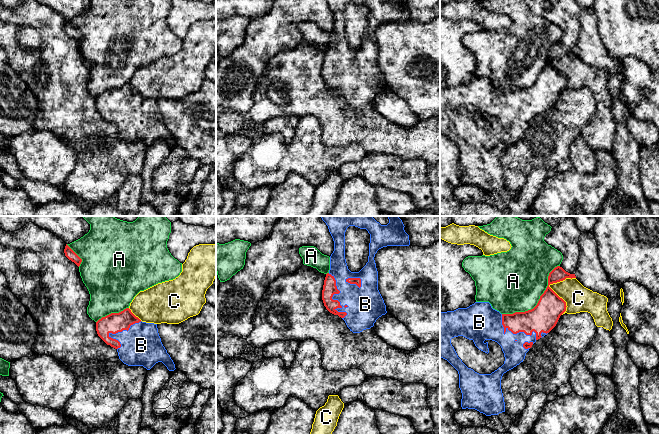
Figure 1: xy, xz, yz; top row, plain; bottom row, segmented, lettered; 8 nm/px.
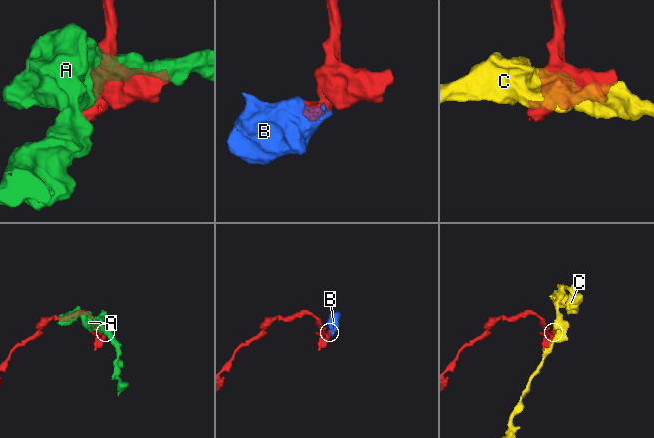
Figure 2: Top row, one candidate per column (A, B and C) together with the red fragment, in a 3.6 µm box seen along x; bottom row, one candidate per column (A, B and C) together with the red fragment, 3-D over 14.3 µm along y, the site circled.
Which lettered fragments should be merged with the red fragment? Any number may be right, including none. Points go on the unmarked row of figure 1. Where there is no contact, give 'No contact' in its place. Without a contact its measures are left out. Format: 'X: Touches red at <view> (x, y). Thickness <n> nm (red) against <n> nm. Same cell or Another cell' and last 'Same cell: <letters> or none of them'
A: Touches red at yz (538, 77). Thickness 220 nm (red) against 480 nm. Another cell
B: Touches red at xz (332, 75). Thickness 110 nm (red) against 240 nm. Same cell
C: Touches red at yz (549, 63). Thickness 220 nm (red) against 220 nm. Another cell
Same cell: B

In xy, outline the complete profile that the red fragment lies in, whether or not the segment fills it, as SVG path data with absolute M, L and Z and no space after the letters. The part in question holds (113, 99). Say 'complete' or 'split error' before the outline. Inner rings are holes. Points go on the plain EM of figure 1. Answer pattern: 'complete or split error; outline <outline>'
split error; outline M129 84L119 89L111 89L96 98L98 112L118 128L119 135L128 142L143 142L150 146L156 139L162 138L169 147L175 140L161 118L157 100L142 98Z

